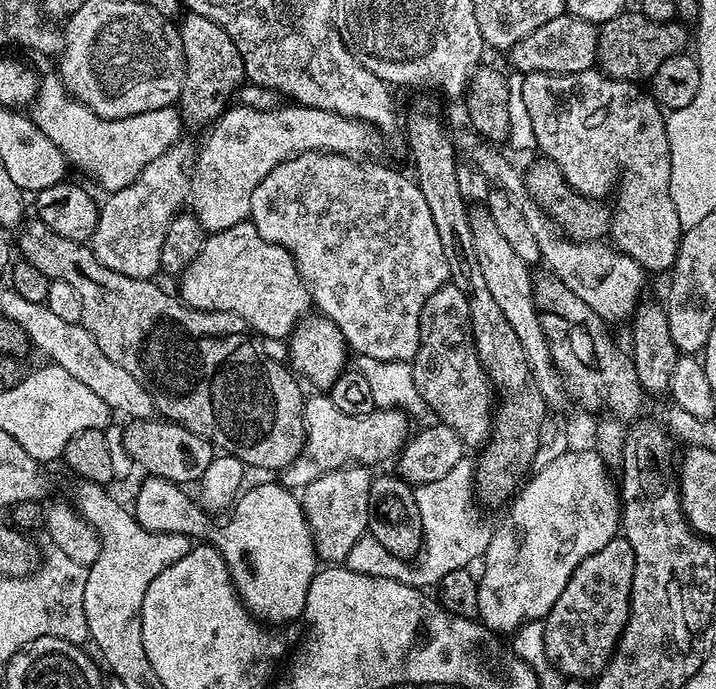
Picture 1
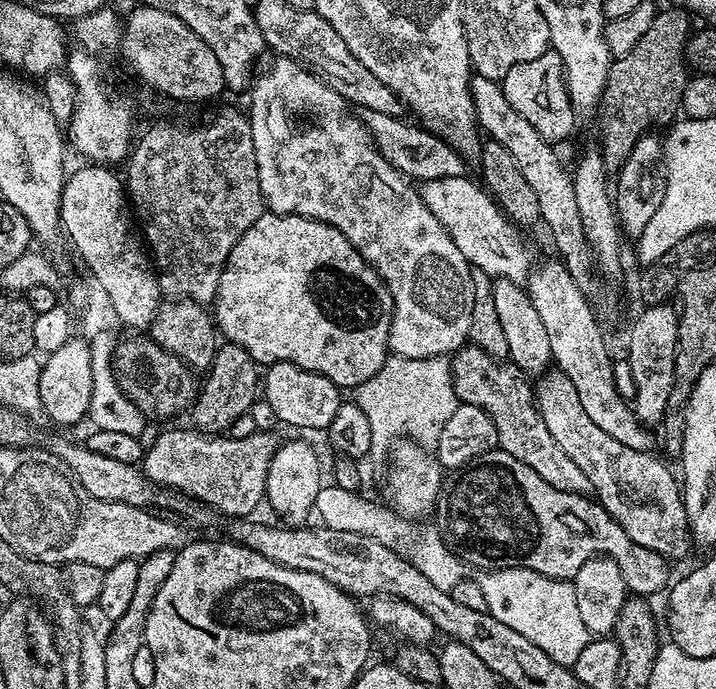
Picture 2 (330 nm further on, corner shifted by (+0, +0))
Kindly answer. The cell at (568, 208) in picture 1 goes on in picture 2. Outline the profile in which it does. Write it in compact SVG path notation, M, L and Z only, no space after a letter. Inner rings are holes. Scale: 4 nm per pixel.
M661 7L650 30L642 34L642 38L634 45L634 50L630 50L630 54L622 54L613 59L598 105L598 151L609 169L620 169L630 150L634 150L634 146L642 137L653 130L660 130L656 128L663 129L671 125L677 119L681 111L682 94L690 79L686 49L688 37L694 28L691 22L693 23L689 13L683 8Z

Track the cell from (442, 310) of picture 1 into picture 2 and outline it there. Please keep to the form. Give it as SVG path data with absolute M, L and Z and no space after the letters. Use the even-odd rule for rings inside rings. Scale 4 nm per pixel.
M465 346L451 357L452 385L459 403L478 406L490 414L494 428L498 430L499 451L518 458L518 462L526 462L534 474L546 478L554 490L566 490L570 494L589 495L592 483L578 465L558 442L554 442L554 434L546 430L546 422L542 422L542 414L536 406L534 388L529 377L521 372L515 364L496 360L481 348Z

